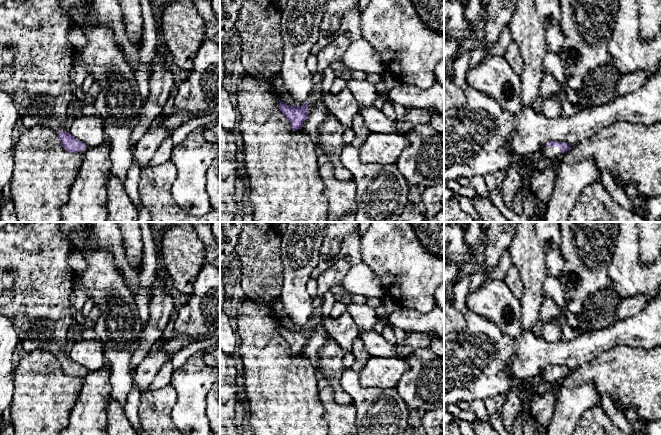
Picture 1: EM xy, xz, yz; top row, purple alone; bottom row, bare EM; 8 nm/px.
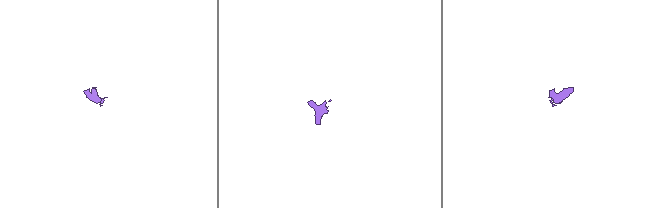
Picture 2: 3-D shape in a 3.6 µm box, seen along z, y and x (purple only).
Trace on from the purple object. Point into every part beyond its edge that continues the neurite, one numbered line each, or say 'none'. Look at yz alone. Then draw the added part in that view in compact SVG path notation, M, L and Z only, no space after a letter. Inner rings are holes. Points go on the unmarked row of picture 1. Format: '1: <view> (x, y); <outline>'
1: yz (550, 377); M545 369L539 373L539 375L545 380L547 386L553 385L555 382L562 379L562 375L558 371L546 371Z

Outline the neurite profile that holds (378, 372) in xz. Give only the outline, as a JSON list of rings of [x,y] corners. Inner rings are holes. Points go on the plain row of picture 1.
[[[370,356],[360,370],[359,382],[365,388],[396,388],[401,376],[408,370],[408,363],[397,356]]]

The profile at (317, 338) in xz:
[[[322,324],[314,327],[313,331],[309,334],[308,342],[303,347],[301,353],[303,357],[310,361],[311,365],[315,368],[317,376],[319,377],[319,360],[318,351],[325,344],[328,337],[327,332]]]

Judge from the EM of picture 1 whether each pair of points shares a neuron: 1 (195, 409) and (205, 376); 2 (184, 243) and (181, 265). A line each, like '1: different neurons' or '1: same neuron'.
1: same neuron
2: same neuron

